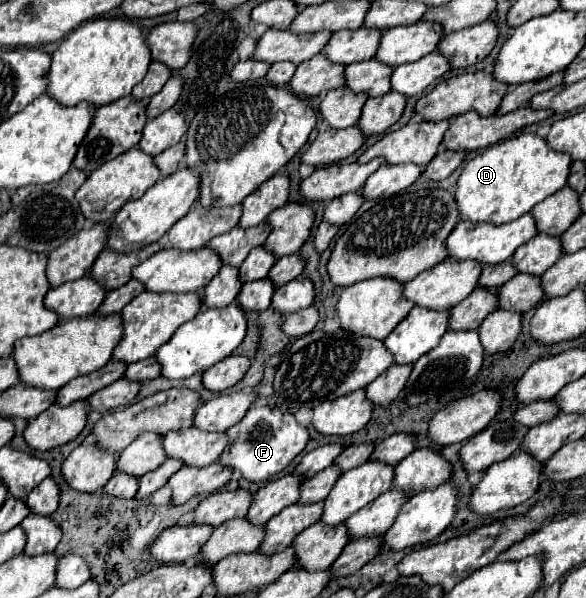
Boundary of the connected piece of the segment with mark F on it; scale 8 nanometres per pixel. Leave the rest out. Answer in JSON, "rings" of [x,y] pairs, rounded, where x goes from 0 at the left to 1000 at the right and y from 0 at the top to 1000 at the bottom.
{"rings":[[[432,677],[408,711],[387,717],[387,727],[394,731],[394,741],[374,764],[374,774],[387,774],[401,788],[411,788],[422,804],[452,804],[462,794],[483,788],[527,737],[524,714],[510,711],[500,691],[480,687],[476,681],[445,677]]]}

